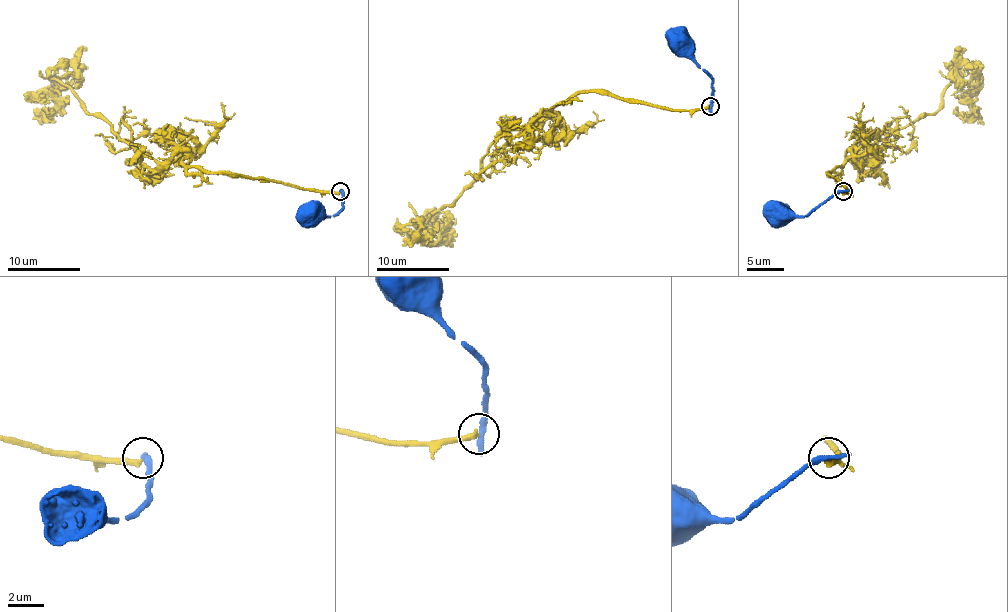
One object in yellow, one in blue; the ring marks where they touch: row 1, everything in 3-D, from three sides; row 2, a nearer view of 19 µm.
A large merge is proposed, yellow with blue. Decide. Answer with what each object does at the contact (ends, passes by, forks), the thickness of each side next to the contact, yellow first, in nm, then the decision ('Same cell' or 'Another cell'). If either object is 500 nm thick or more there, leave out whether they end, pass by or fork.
At the ring yellow ends. At the ring blue ends. Thickness 320 nm (yellow) against 400 nm. Another cell

